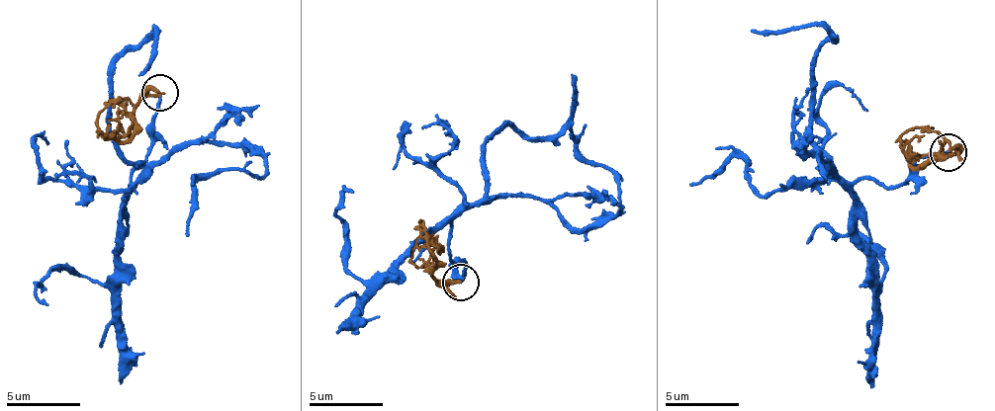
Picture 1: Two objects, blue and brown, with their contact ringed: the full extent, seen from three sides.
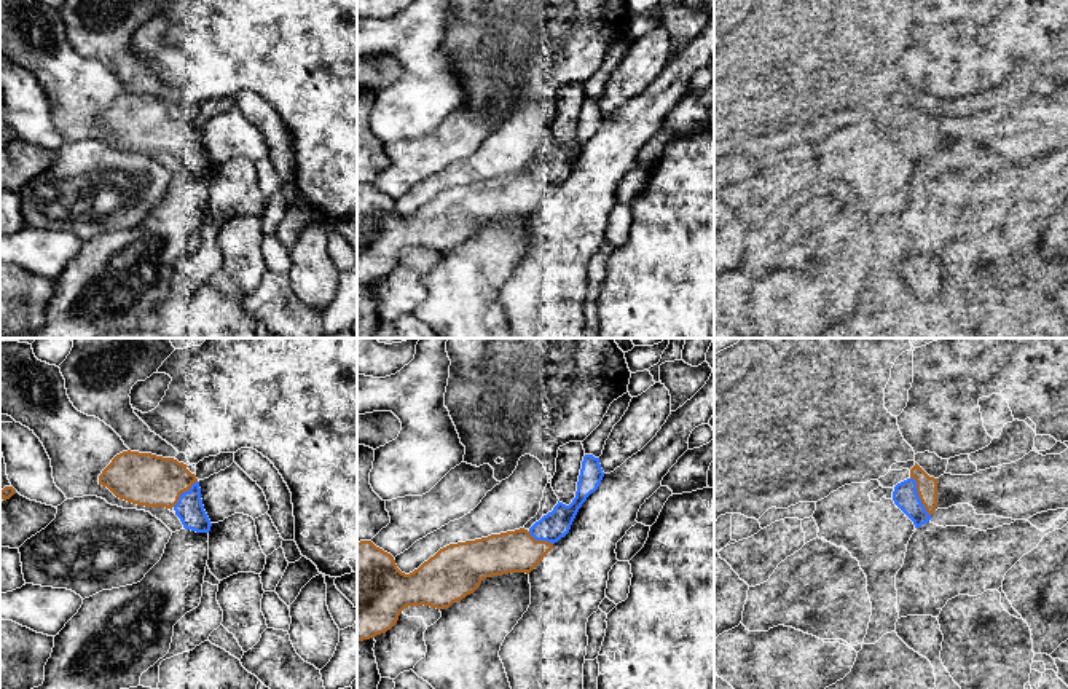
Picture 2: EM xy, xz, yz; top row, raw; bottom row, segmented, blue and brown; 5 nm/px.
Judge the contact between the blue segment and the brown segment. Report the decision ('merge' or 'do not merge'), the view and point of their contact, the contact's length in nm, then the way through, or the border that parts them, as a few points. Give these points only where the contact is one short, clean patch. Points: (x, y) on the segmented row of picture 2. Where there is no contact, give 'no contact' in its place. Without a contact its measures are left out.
merge; meets blue in yz at (918, 496); contact 220 nm long

